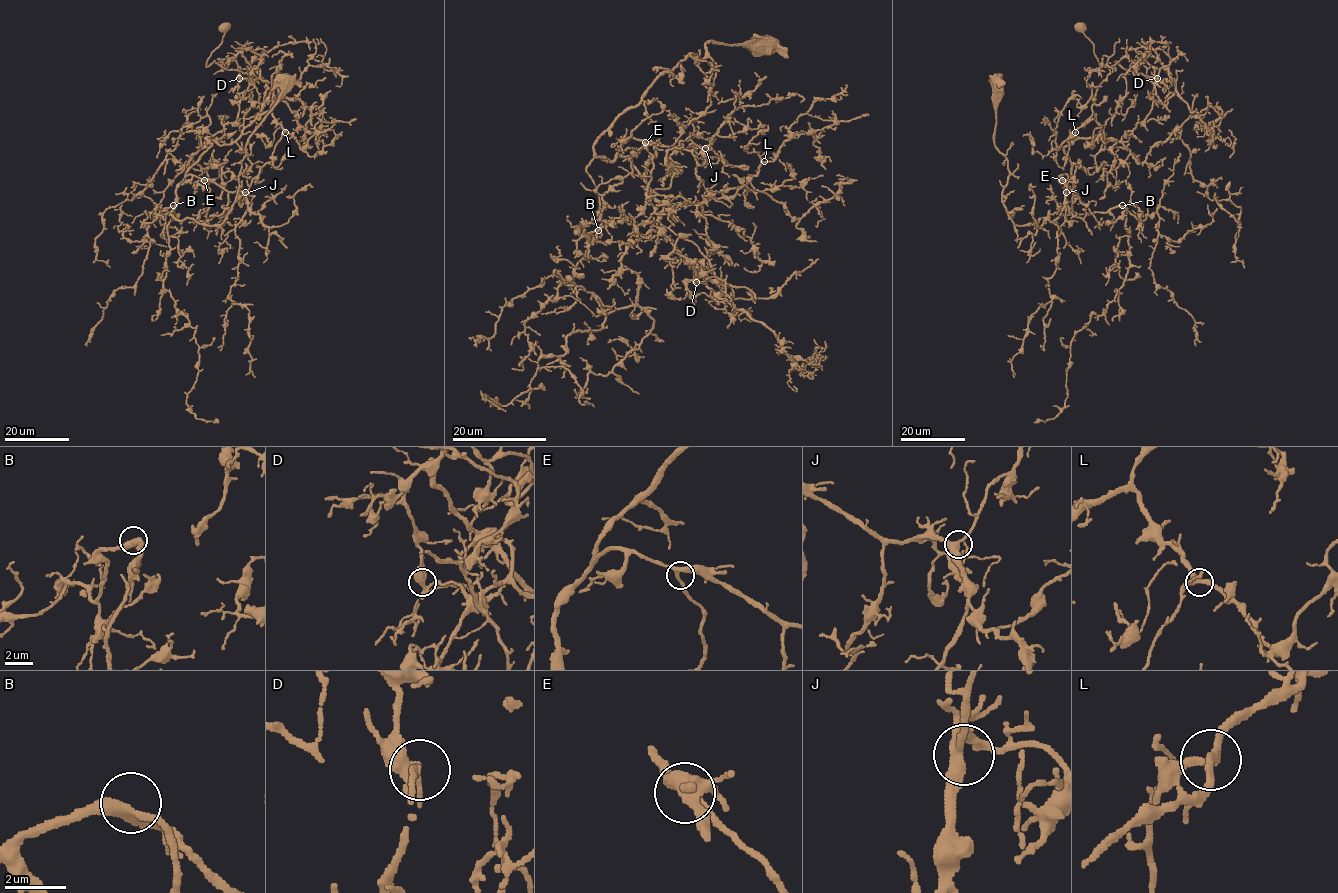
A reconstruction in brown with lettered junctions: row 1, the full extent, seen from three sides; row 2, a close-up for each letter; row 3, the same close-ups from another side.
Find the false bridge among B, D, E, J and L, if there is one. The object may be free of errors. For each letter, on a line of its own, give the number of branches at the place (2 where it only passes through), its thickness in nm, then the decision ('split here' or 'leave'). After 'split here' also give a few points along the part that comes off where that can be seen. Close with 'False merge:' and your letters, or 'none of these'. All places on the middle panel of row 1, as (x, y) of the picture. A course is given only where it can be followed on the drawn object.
B: 3 branches meet; 380 nm thick; leave
D: 2 branches meet; 340 nm thick; split here; foreign part runs (697, 282), (691, 267), (737, 309), (707, 259), (659, 222), (647, 199), (667, 188), (680, 167)
E: 3 branches meet; 280 nm thick; leave
J: 3 branches meet; 340 nm thick; leave
L: 3 branches meet; 280 nm thick; leave
False merge: D

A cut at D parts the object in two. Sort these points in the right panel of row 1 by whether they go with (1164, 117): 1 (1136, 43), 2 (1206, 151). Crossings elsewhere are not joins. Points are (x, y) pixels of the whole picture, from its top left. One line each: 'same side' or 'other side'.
1: other side
2: other side

